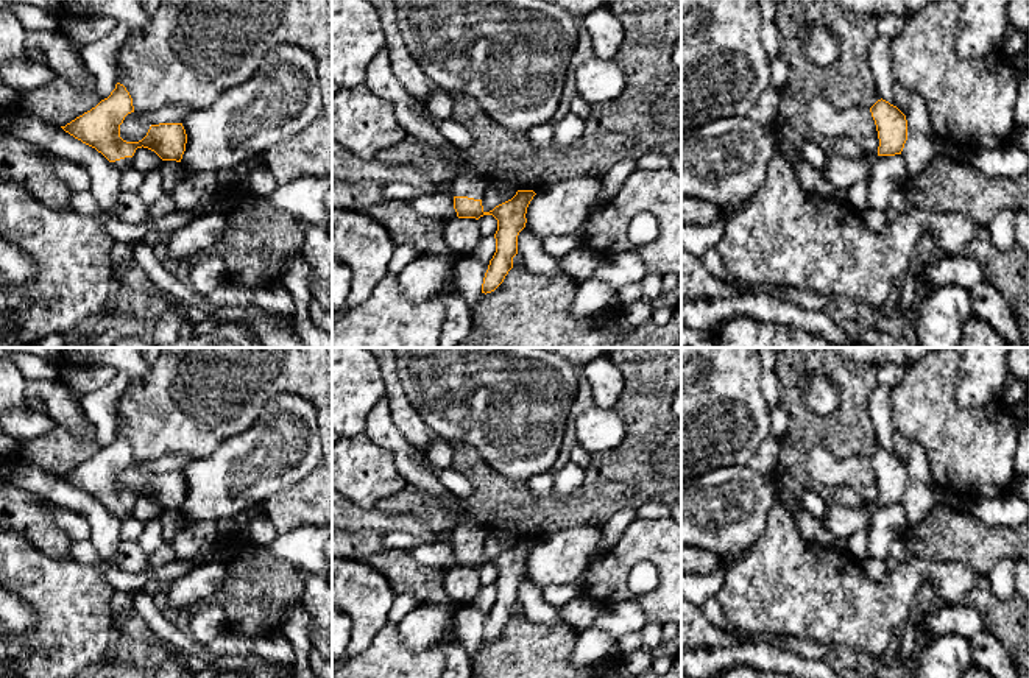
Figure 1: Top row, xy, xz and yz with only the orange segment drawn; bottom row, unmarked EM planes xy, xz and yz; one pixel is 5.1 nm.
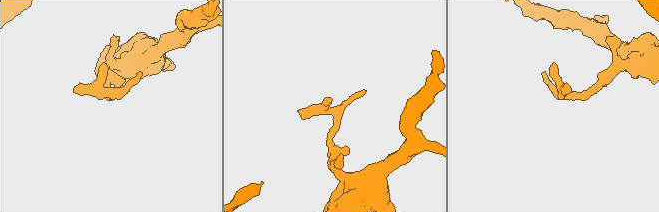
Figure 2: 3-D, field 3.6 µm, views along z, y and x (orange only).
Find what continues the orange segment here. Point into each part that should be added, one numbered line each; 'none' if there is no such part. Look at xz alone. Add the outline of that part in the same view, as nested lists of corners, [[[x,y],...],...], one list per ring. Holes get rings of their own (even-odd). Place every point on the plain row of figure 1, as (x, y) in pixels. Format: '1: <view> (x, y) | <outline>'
1: xz (379, 429) | [[[388,397],[380,399],[373,407],[363,433],[371,443],[393,454],[396,468],[407,483],[437,497],[444,507],[457,514],[457,522],[449,530],[449,541],[454,546],[483,549],[490,528],[483,524],[465,519],[458,497],[452,496],[433,472],[418,461],[419,450],[399,433],[390,416]]]

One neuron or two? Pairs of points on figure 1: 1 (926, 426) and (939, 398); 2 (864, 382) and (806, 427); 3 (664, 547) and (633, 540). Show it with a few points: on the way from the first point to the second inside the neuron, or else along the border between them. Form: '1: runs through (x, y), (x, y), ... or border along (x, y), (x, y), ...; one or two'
1: runs through (926, 420), (926, 410), (933, 404); one
2: runs through (856, 399), (831, 427), (823, 427); one
3: runs through (657, 541), (641, 540); one

